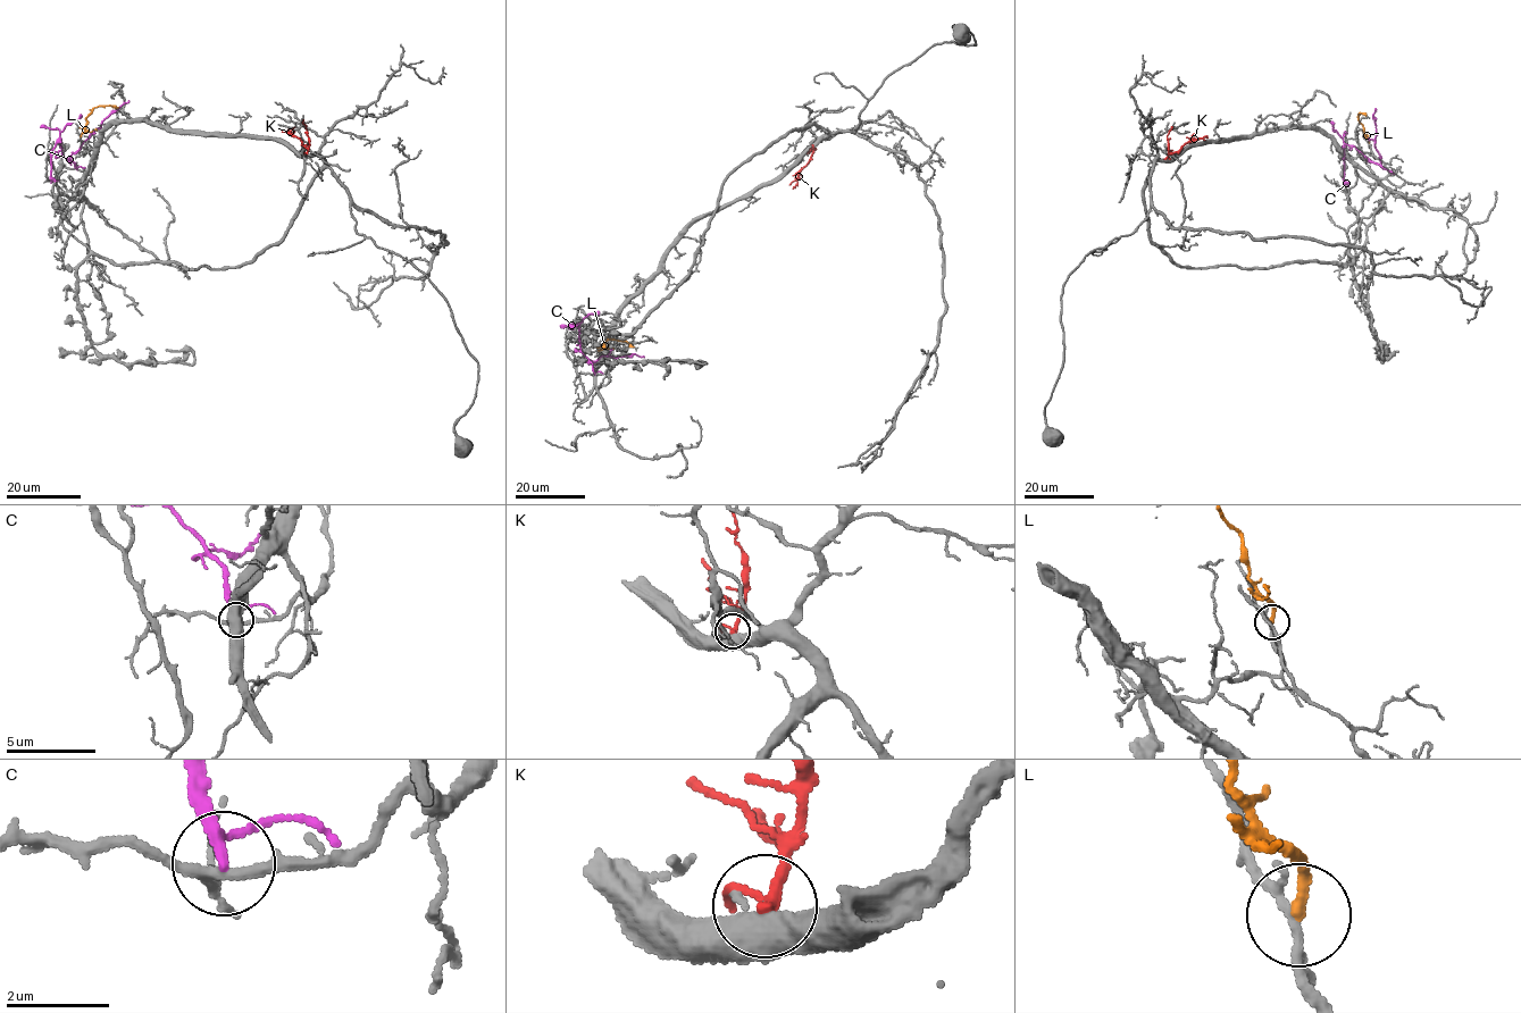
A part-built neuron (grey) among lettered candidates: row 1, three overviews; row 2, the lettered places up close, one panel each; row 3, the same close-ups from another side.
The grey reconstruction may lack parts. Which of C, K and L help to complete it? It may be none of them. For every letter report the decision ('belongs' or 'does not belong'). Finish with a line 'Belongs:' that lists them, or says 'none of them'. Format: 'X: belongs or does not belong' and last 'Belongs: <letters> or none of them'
C: does not belong
K: does not belong
L: does not belong
Belongs: none of them

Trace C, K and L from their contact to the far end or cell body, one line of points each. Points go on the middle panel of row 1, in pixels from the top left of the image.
C: (595, 374), (581, 350), (578, 327), (569, 325), (577, 325)
K: (812, 145), (811, 158), (799, 173), (793, 189)
L: (599, 350), (611, 338), (626, 341), (633, 346)

